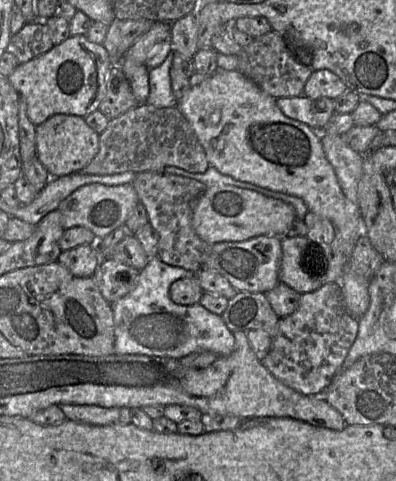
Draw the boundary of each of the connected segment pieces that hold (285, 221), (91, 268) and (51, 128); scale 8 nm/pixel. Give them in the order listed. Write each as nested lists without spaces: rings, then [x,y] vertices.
[[[210,186],[198,199],[192,215],[196,234],[213,245],[219,242],[245,241],[260,235],[283,237],[296,220],[294,208],[282,200],[236,186]]]
[[[82,245],[62,251],[57,262],[76,277],[92,277],[101,263],[101,256],[94,245]]]
[[[55,114],[35,127],[36,156],[48,171],[50,177],[60,177],[80,171],[95,157],[99,149],[99,134],[90,128],[83,117],[69,114]]]

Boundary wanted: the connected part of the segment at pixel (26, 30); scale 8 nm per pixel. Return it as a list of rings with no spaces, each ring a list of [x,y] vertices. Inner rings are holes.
[[[31,22],[25,23],[20,31],[11,36],[6,51],[21,64],[48,52],[52,47],[54,44],[46,25]]]

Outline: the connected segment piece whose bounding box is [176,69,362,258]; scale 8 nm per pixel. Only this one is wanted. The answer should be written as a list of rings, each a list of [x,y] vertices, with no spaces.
[[[217,69],[203,83],[191,87],[177,101],[176,107],[196,134],[209,166],[236,180],[301,198],[309,211],[328,219],[334,225],[340,235],[342,250],[349,258],[362,234],[362,216],[359,205],[344,195],[335,171],[325,156],[318,131],[285,116],[276,105],[276,99],[239,71]]]

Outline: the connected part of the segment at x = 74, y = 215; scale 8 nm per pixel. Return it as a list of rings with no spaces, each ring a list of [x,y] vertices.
[[[92,183],[76,189],[61,201],[57,209],[61,214],[61,224],[64,230],[76,226],[85,227],[97,239],[102,239],[126,222],[128,215],[138,202],[138,195],[131,183],[117,186]]]

